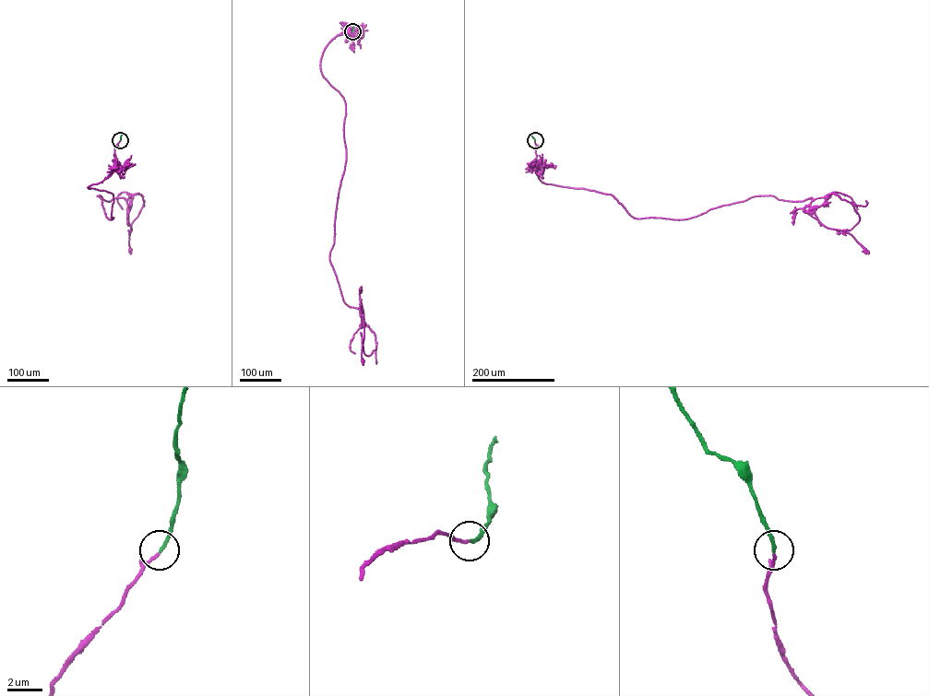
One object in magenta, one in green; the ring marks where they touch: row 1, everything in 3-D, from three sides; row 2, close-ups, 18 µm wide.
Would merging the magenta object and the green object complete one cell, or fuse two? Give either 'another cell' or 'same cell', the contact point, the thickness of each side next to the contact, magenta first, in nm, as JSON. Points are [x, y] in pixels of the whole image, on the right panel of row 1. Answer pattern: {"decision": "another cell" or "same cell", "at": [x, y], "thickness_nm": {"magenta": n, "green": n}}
{"decision": "same cell", "at": [535, 140], "thickness_nm": {"magenta": 120, "green": 200}}

